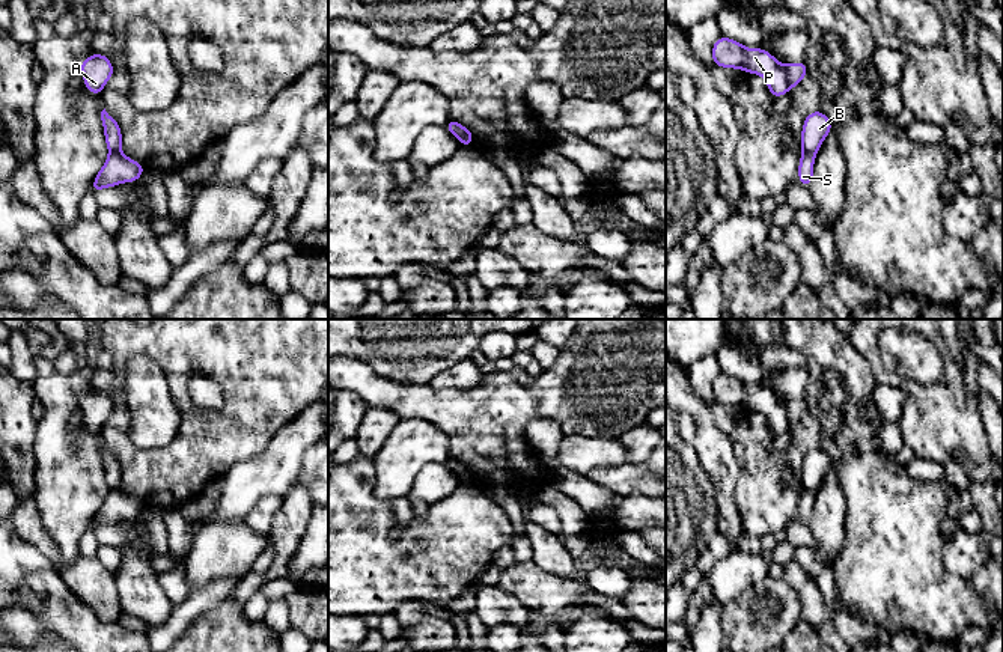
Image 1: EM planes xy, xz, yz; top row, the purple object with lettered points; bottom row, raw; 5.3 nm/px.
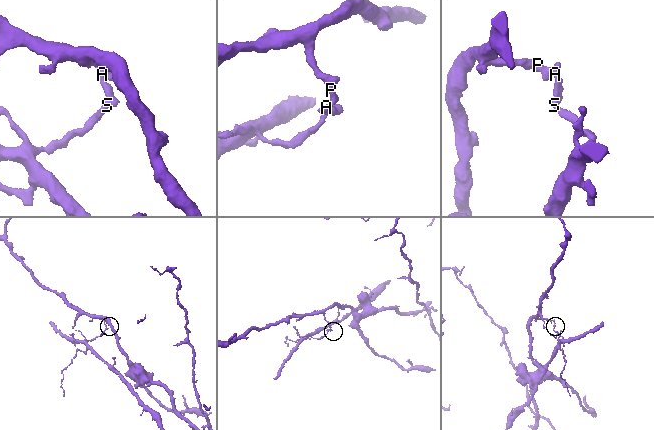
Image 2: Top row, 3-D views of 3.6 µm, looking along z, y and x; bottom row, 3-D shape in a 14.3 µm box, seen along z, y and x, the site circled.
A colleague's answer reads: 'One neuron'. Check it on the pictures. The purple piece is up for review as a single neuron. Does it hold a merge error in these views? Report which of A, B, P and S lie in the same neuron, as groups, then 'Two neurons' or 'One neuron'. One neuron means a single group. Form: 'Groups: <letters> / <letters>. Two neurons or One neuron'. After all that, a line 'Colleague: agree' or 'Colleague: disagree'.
Groups: A B P / S. Two neurons
Colleague: disagree

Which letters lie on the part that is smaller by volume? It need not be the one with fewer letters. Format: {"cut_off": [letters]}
{"cut_off": ["S"]}

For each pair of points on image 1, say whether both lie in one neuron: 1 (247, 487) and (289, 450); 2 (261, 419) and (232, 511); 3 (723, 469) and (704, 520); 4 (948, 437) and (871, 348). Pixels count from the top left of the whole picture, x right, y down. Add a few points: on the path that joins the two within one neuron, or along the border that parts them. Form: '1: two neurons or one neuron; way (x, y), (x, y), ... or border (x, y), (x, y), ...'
1: one neuron; way (258, 476), (279, 458)
2: two neurons; border (274, 435), (256, 455), (231, 466)
3: two neurons; border (699, 460), (713, 487), (722, 520)
4: one neuron; way (931, 413), (902, 381), (892, 380), (883, 372)

